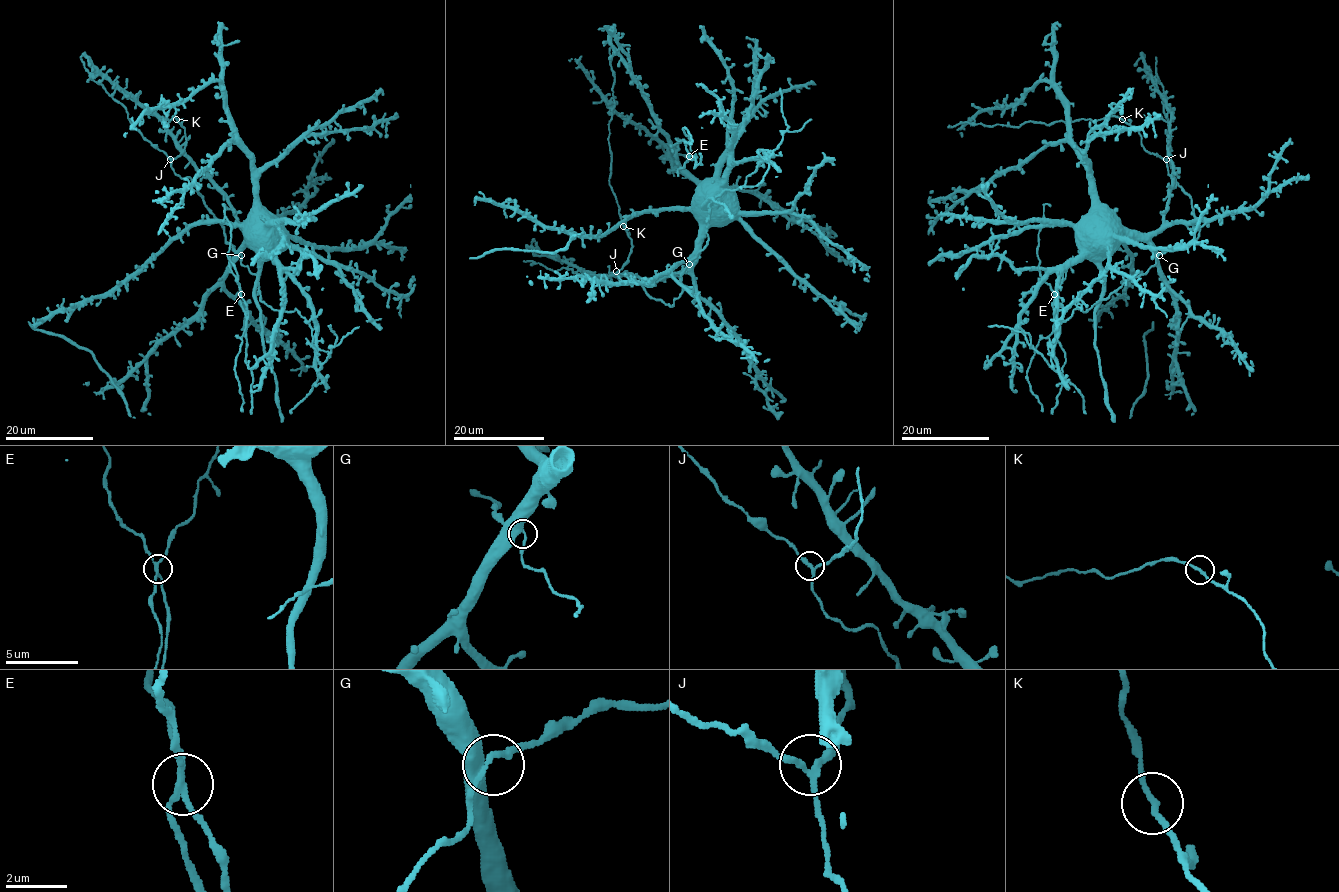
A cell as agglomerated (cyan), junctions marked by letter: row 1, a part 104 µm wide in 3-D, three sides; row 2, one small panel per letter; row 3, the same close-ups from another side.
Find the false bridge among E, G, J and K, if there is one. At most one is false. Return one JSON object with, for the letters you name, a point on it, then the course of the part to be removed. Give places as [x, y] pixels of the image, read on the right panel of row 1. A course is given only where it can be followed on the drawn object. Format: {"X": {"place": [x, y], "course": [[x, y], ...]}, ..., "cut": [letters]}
{"E": {"place": [1054, 294], "course": [[1054, 295], [1053, 331], [1038, 341], [1026, 372], [1030, 390], [1042, 405], [1041, 411]]}, "cut": ["E"]}

